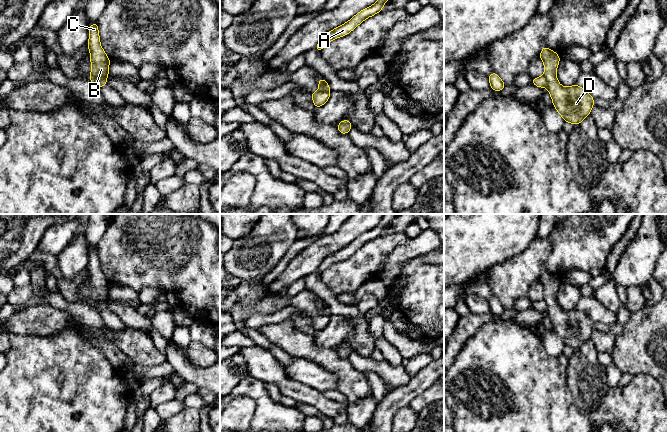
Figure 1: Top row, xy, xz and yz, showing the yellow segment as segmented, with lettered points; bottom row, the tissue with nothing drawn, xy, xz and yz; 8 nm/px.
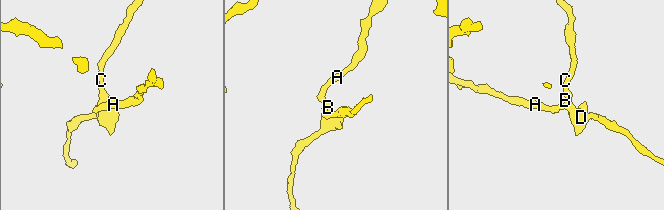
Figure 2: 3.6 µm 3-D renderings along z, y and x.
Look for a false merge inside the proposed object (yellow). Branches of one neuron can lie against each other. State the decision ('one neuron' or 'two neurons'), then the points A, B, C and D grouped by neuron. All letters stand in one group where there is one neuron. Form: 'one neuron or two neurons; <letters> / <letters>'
two neurons; A / B C D

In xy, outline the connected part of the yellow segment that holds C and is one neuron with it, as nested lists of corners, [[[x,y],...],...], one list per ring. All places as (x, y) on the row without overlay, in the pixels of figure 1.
[[[98,247],[89,250],[89,265],[87,270],[90,275],[91,285],[91,302],[90,306],[95,308],[95,305],[100,302],[107,302],[109,299],[110,283],[101,271],[98,255]]]

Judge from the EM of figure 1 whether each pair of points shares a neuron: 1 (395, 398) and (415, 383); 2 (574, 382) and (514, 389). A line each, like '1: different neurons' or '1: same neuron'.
1: same neuron
2: different neurons

